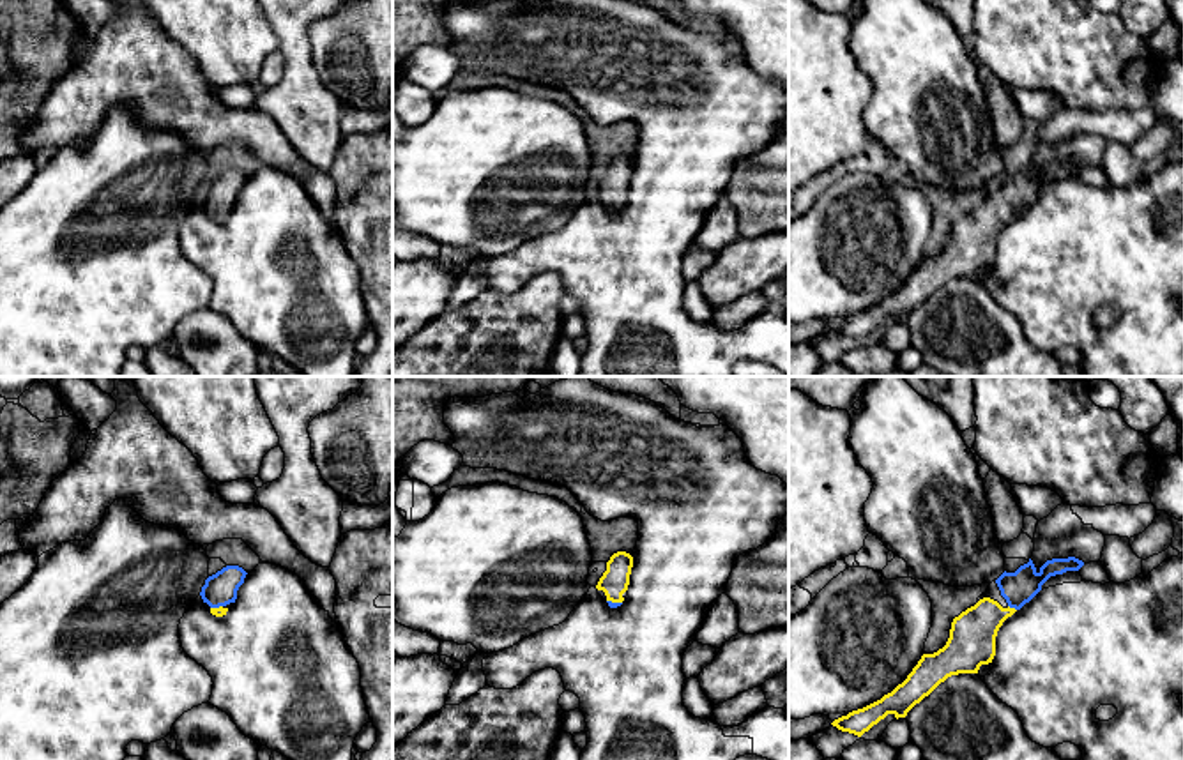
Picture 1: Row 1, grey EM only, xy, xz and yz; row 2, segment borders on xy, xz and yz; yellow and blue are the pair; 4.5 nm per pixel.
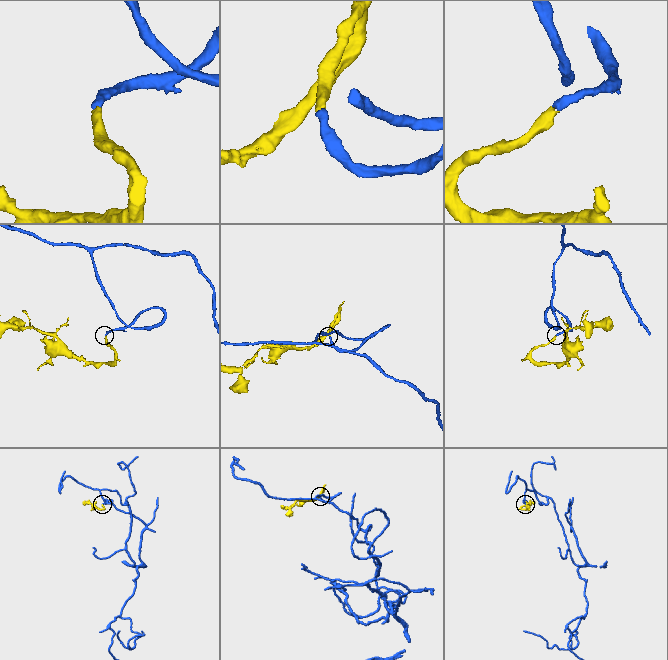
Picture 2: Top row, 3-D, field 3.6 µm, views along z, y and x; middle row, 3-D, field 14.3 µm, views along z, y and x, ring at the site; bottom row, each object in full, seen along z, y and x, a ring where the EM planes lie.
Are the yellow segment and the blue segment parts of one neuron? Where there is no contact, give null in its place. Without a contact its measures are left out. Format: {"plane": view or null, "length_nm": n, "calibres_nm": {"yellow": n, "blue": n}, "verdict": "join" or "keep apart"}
{"plane": "yz", "length_nm": 50, "calibres_nm": {"yellow": 220, "blue": 150}, "verdict": "join"}

